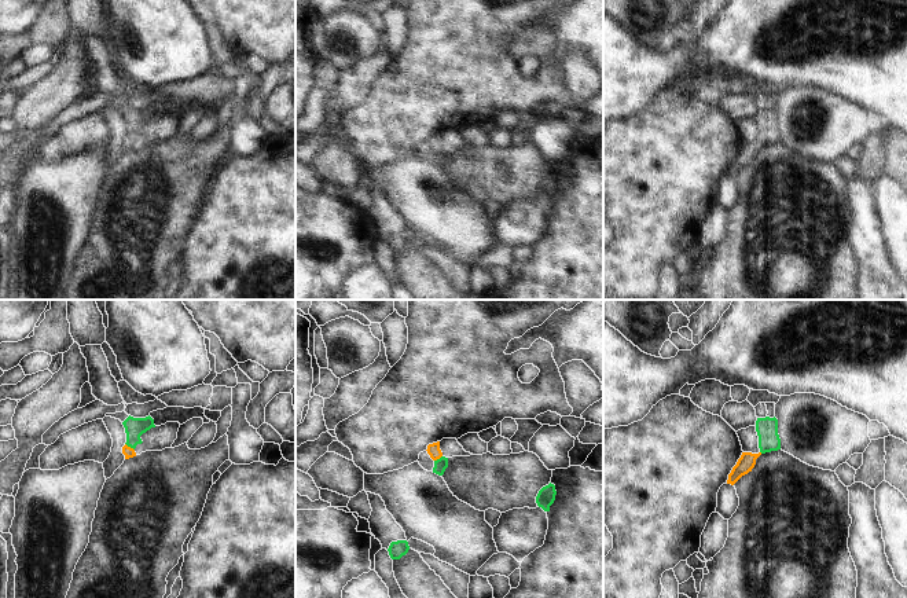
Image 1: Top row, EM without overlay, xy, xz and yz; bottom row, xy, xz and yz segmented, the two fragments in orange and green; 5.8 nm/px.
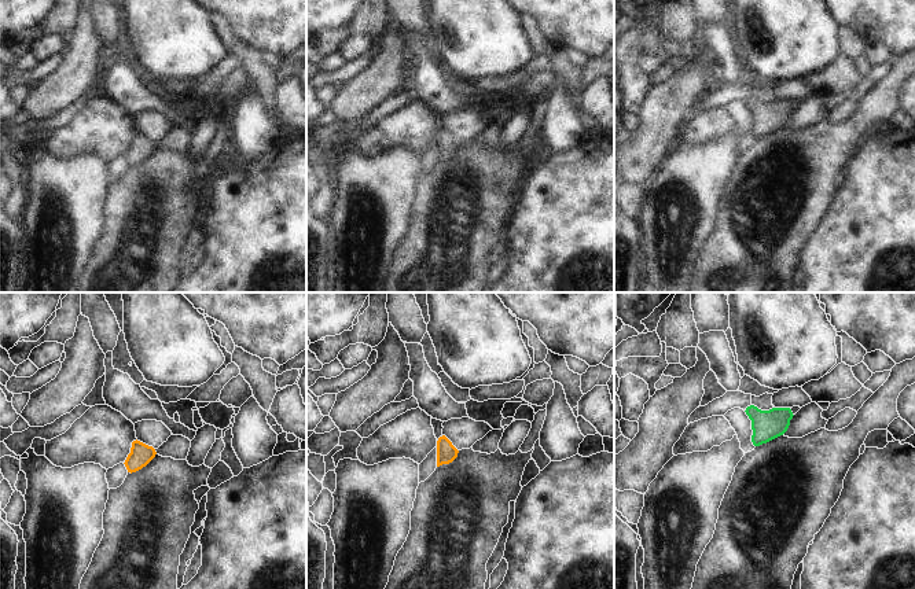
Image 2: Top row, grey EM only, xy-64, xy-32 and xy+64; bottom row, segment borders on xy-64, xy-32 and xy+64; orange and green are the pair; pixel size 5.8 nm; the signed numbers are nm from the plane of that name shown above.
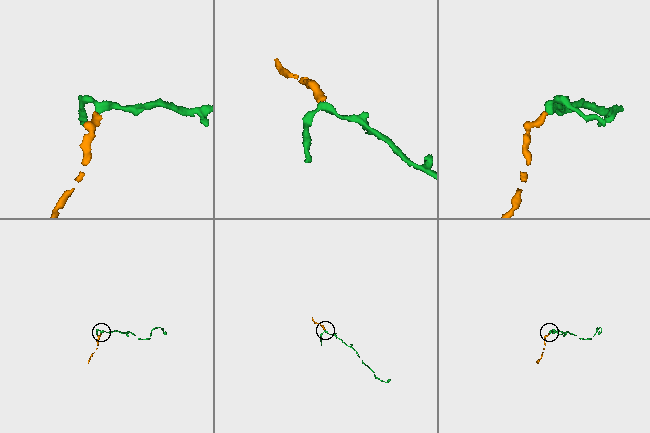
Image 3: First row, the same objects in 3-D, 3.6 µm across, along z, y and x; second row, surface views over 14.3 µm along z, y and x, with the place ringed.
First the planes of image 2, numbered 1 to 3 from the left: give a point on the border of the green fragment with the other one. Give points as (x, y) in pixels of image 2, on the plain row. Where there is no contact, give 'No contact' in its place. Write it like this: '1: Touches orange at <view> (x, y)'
1: No contact
2: No contact
3: No contact

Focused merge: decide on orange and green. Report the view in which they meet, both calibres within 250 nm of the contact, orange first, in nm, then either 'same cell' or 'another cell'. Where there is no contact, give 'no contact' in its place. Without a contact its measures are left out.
xy | 60/110 nm | same cell

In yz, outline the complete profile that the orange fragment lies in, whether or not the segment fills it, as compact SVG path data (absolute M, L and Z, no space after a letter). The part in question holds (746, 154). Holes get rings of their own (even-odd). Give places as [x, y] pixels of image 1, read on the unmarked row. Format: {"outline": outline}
{"outline": "M742 144L741 150L738 151L737 157L732 159L731 165L728 166L727 176L734 177L742 168L752 164L756 157L756 151L761 147L752 146L752 144Z"}

